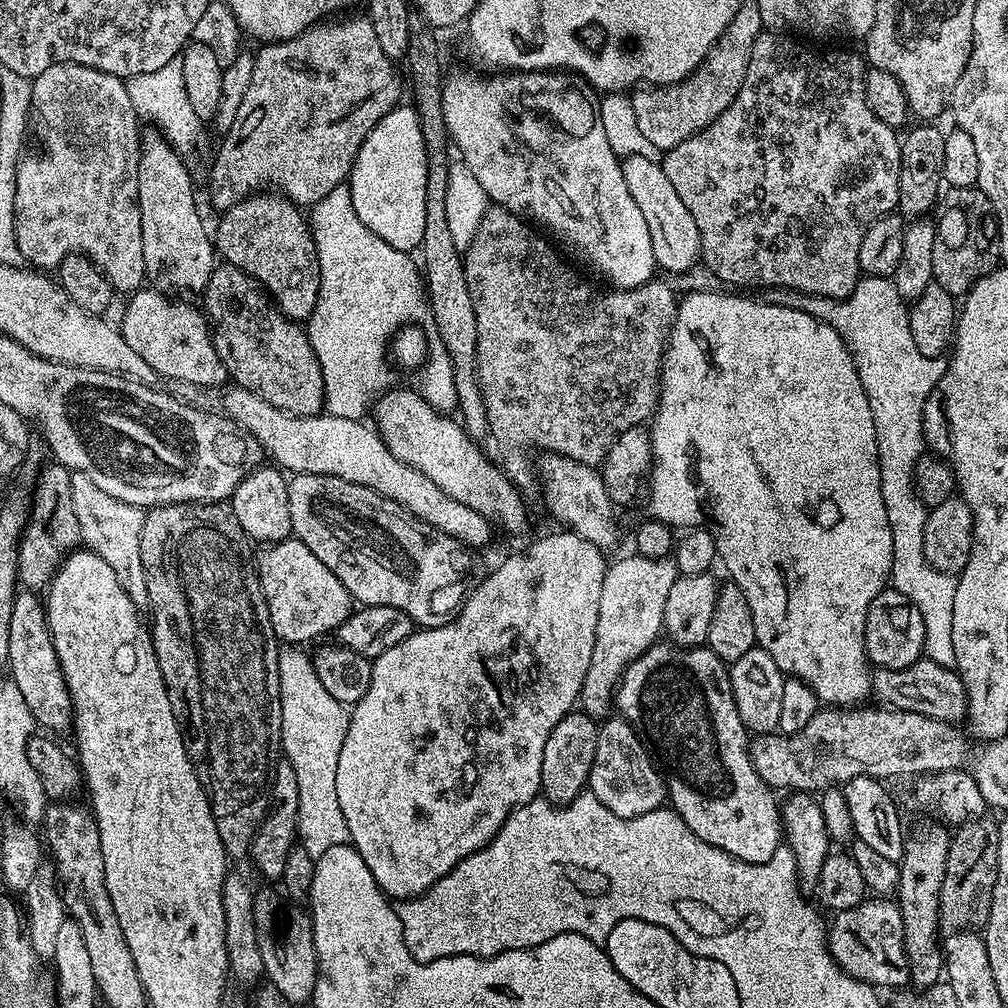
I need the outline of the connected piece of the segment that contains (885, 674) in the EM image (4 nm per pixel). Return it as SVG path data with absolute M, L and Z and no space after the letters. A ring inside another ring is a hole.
M925 656L902 670L877 669L873 673L872 690L875 699L880 699L877 701L895 711L924 714L948 723L961 721L967 715L968 699L960 676L955 669L942 667Z

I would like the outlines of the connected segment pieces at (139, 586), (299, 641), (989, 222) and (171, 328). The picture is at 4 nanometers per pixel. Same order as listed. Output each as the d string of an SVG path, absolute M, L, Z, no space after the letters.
M80 472L72 473L70 502L74 502L74 514L78 517L78 530L83 547L89 552L98 554L98 558L102 558L102 562L106 562L110 570L114 570L122 590L126 590L126 594L135 602L137 609L147 609L148 591L146 574L142 570L140 549L145 509L126 502L118 502L118 498L106 494L106 490L90 482L90 478L86 478Z
M289 538L279 540L277 544L267 545L259 553L255 561L256 574L260 577L262 594L266 598L266 606L270 610L270 622L272 623L272 634L277 641L288 646L304 646L307 640L312 640L315 636L320 636L323 632L335 633L338 628L347 621L348 616L354 611L354 601L352 596L342 586L342 582L314 553L310 546L306 546L301 540Z
M979 186L948 188L938 204L940 217L935 217L936 237L932 259L932 279L951 296L963 298L986 274L1001 263L1000 230L990 198Z
M144 291L131 293L129 300L132 301L124 308L124 321L119 321L118 327L126 343L144 361L150 362L162 378L181 380L198 388L219 389L229 379L229 374L214 350L212 333L203 311L197 305L195 308L192 304L183 304L180 301L183 299L169 298L163 292Z

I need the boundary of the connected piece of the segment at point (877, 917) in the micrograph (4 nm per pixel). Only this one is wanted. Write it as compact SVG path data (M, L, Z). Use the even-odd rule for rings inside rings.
M866 898L850 910L842 910L831 917L826 928L828 953L846 974L877 989L897 987L896 972L906 968L904 958L904 927L900 905L892 898Z

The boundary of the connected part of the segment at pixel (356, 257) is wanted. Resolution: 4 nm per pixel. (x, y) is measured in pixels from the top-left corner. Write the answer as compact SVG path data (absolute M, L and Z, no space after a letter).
M347 187L330 190L326 198L311 205L310 227L318 254L320 289L314 310L306 321L308 341L324 375L324 403L327 411L331 415L354 420L365 415L363 412L368 404L368 392L381 391L380 363L384 360L384 352L386 356L386 341L394 330L420 322L423 316L425 319L426 281L417 261L415 264L409 253L378 238L378 234L367 228L358 214L354 214L352 193Z

